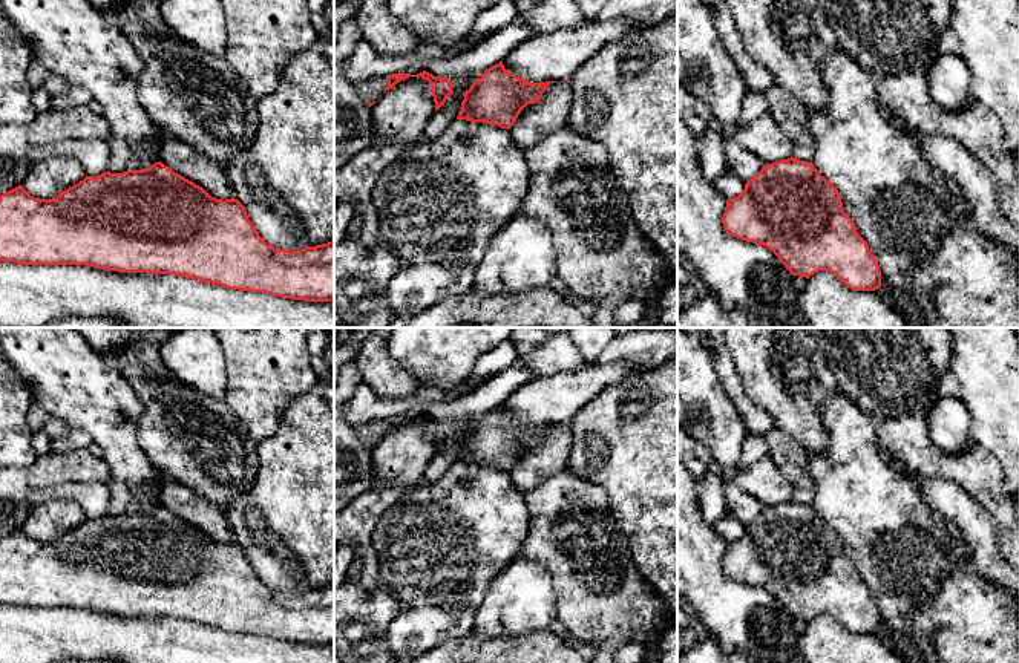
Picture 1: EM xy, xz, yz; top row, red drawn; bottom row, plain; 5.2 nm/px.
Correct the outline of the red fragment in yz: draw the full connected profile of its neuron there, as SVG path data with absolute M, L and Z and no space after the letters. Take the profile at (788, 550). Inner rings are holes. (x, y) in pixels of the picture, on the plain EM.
M791 499L762 510L737 541L726 544L722 567L728 577L771 593L792 619L809 622L818 614L831 614L854 634L881 629L875 599L844 556L837 530L812 505Z

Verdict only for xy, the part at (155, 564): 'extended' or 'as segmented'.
as segmented

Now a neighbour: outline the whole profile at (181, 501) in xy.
M162 476L158 498L164 508L202 530L211 541L221 544L233 541L225 511L201 498L192 488Z

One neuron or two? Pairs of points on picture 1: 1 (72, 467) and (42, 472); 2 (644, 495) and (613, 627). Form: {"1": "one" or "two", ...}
{"1": "one", "2": "two"}

